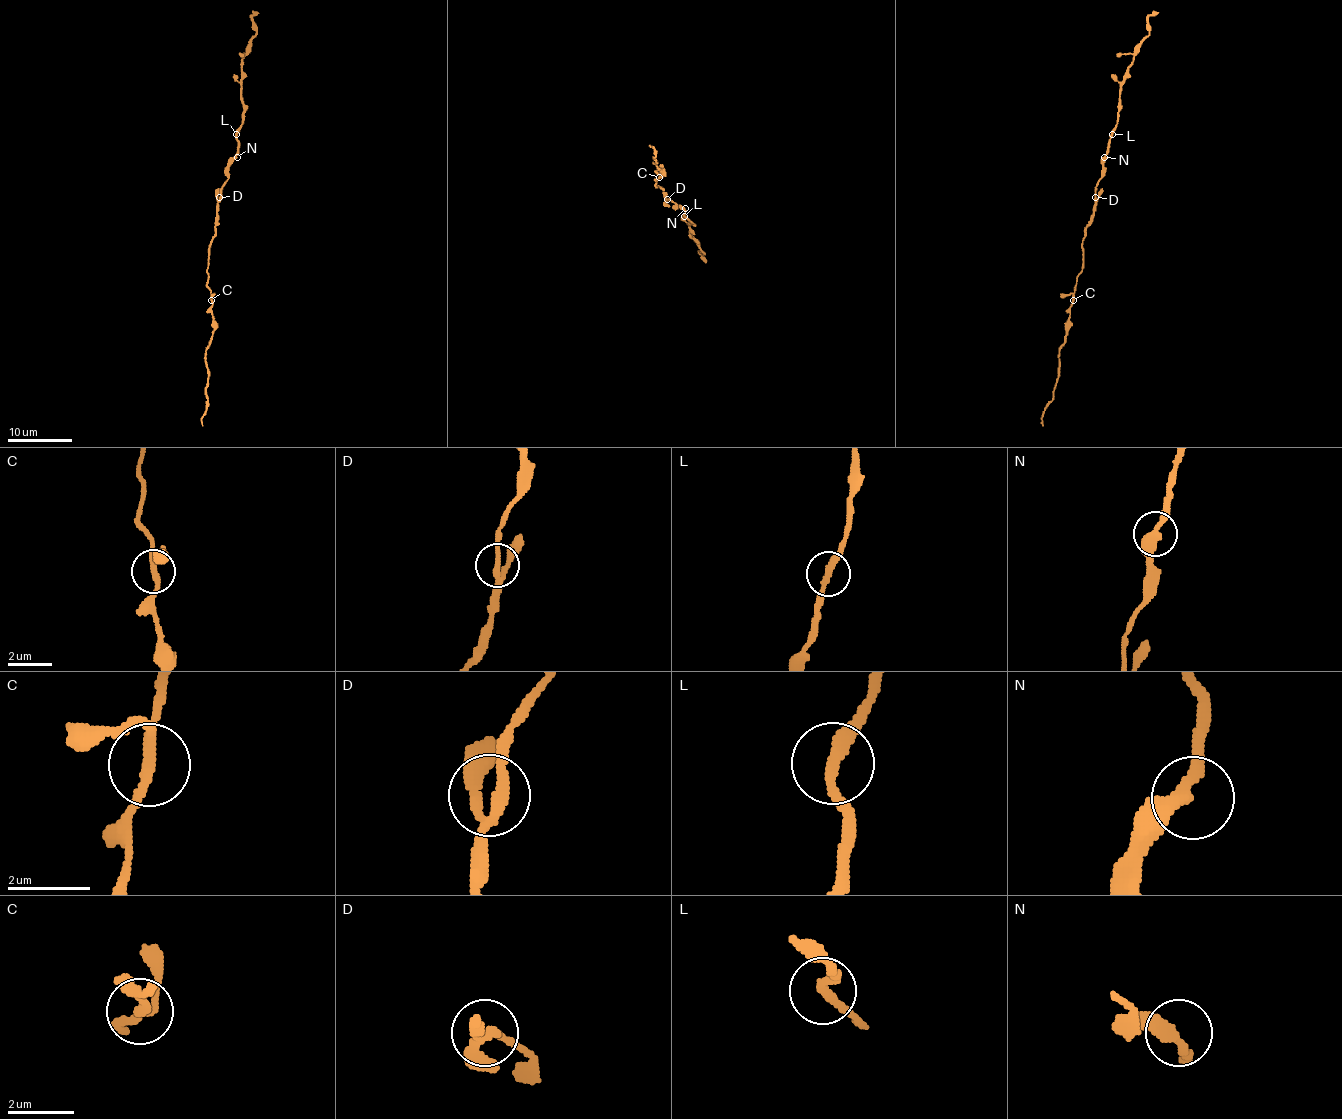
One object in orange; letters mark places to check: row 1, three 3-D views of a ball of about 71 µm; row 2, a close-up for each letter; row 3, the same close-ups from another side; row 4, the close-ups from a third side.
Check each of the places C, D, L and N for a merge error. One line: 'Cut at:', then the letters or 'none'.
Cut at: none

